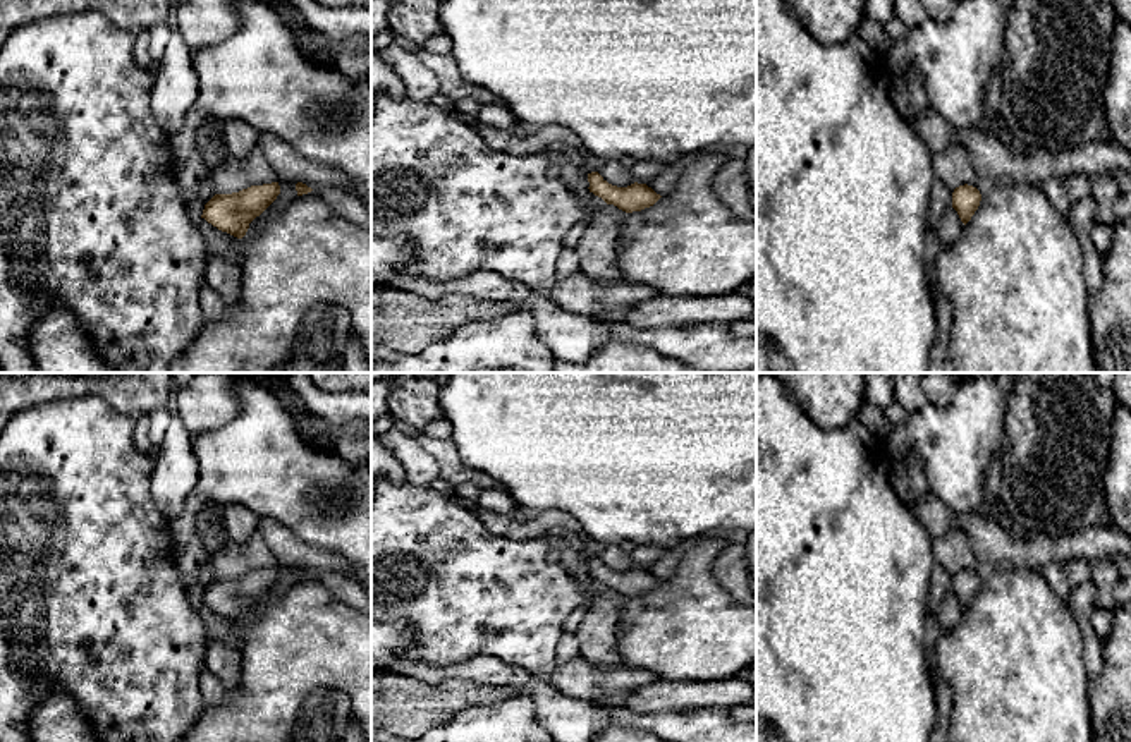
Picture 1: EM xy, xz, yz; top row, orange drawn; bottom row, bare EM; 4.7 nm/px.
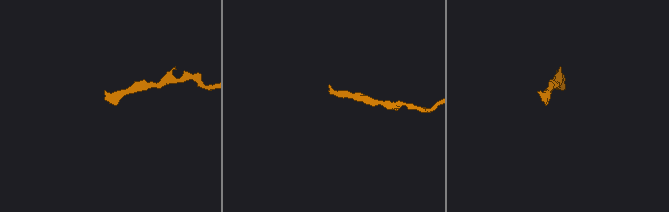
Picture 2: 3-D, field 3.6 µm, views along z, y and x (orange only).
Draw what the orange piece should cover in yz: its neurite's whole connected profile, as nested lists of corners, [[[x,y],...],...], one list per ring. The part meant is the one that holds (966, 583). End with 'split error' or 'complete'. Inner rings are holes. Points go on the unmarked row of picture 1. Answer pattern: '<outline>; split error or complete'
[[[959,570],[952,577],[952,593],[957,596],[961,606],[966,610],[978,594],[981,579],[973,570]]]; complete

